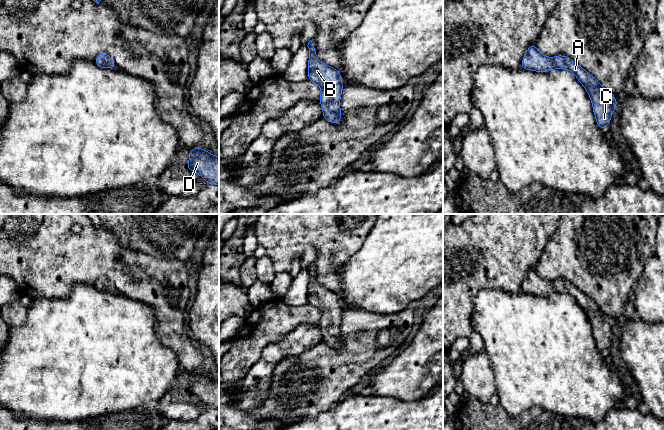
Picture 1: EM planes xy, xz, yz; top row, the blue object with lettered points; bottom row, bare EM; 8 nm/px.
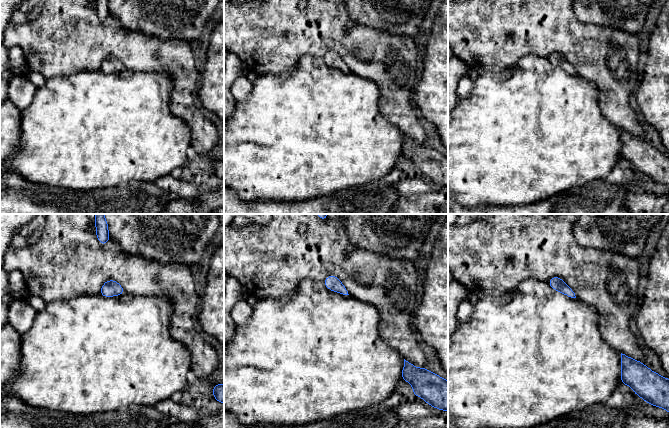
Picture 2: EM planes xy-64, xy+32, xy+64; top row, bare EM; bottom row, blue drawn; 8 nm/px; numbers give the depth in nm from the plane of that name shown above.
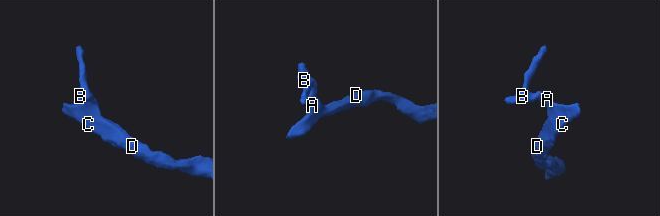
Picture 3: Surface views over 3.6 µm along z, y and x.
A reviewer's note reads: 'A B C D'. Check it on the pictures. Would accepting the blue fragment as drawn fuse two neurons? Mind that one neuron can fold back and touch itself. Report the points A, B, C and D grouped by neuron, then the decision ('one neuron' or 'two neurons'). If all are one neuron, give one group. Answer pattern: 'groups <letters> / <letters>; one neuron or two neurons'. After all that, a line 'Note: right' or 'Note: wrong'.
groups A B C D; one neuron
Note: right

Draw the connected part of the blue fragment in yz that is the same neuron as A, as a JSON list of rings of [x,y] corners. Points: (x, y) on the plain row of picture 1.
[[[533,268],[527,273],[521,292],[537,296],[549,296],[558,292],[573,296],[589,318],[597,349],[601,353],[606,353],[610,347],[612,336],[618,328],[615,320],[606,315],[596,302],[572,285],[570,281],[558,279],[551,282],[544,280],[538,276],[536,268]]]

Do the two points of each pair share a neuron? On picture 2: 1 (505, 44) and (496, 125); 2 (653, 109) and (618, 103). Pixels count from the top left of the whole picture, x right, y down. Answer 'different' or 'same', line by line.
1: different
2: different

